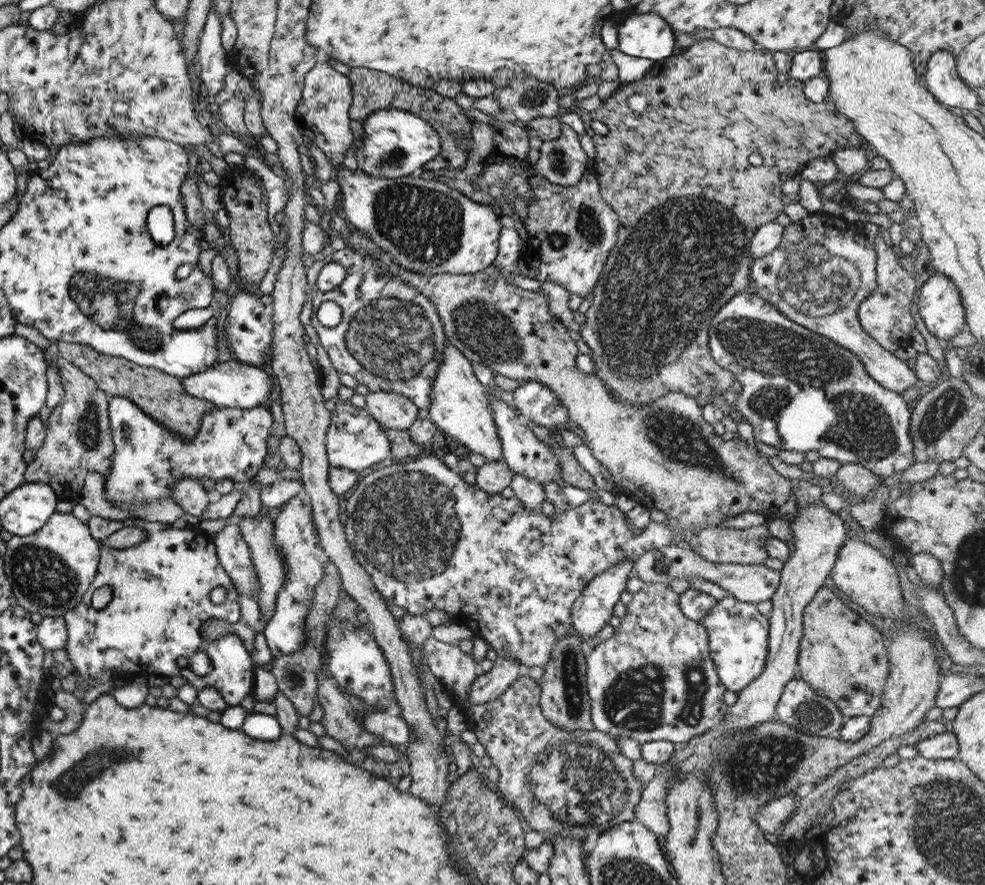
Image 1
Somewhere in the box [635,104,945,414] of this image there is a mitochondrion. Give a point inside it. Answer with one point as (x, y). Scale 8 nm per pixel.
(822, 276)

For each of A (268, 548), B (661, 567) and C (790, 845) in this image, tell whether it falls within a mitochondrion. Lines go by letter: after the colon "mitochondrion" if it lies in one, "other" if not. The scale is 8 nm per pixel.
A: other
B: other
C: other

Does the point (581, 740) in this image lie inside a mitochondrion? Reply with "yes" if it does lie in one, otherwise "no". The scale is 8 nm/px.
yes

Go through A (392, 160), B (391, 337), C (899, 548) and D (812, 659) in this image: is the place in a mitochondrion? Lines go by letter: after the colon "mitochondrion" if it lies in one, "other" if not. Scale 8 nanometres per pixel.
A: mitochondrion
B: mitochondrion
C: other
D: other

